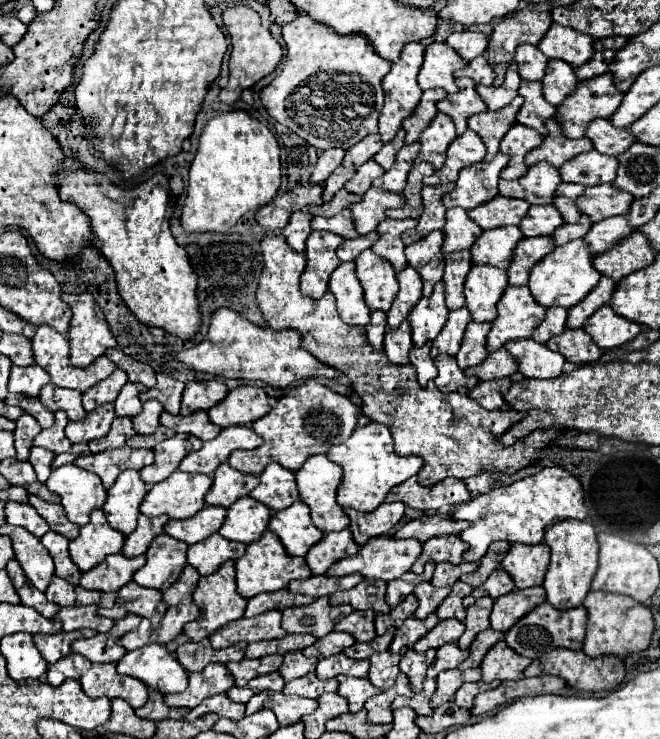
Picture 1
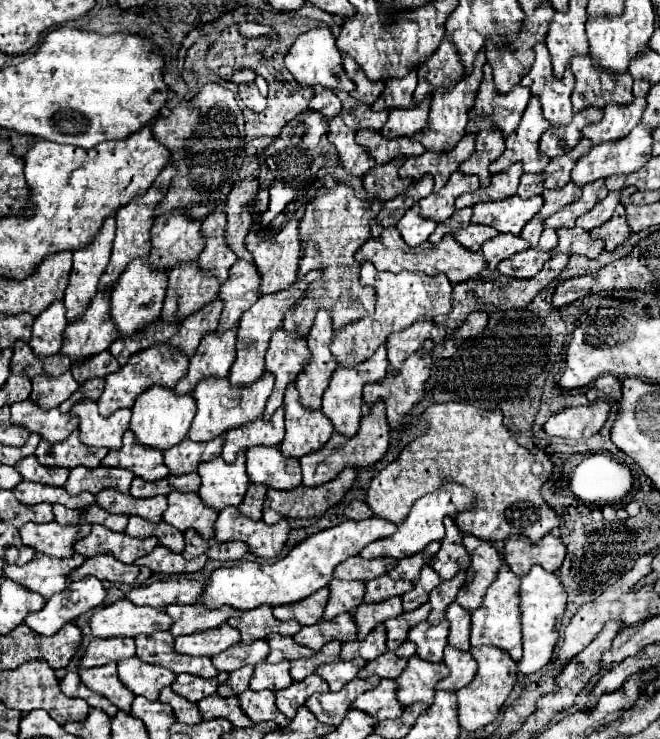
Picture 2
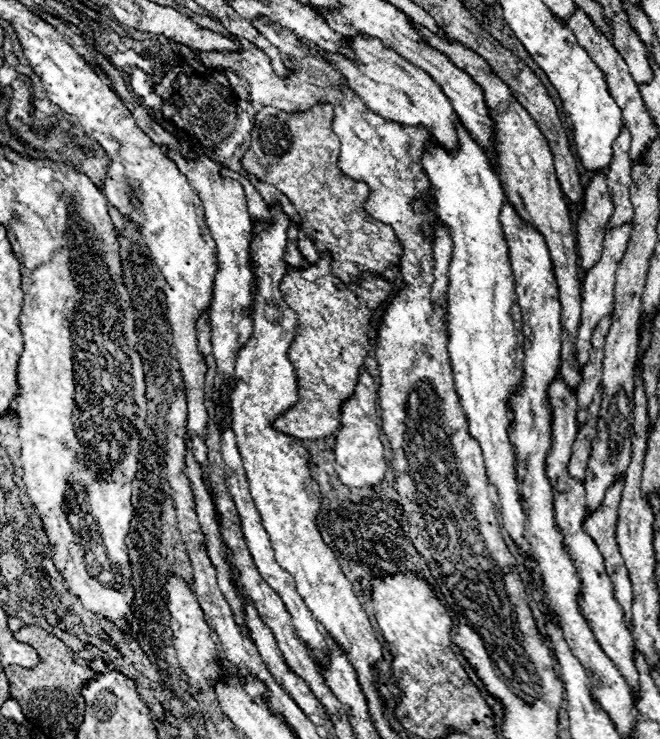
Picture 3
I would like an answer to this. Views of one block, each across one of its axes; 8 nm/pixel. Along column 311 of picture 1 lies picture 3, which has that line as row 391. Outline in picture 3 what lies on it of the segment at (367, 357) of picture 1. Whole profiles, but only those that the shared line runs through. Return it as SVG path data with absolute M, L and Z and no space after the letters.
M328 256L328 260L322 258L306 268L288 268L288 272L282 278L282 288L284 288L284 300L298 314L298 336L290 346L290 362L294 364L296 370L300 400L292 408L288 408L282 416L278 416L276 422L272 422L272 426L300 440L334 436L336 428L340 428L340 404L352 396L354 386L358 382L360 366L364 364L364 358L370 348L368 324L372 310L376 310L388 298L394 286L372 274L364 274L360 284L336 284L334 276L330 274L330 256Z

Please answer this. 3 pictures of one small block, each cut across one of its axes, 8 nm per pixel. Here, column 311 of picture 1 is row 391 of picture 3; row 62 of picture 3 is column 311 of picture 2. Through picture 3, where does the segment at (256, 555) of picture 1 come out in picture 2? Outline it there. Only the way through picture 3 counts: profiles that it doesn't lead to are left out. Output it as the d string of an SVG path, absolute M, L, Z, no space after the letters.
M376 402L376 406L372 406L368 416L362 418L356 438L344 438L340 434L334 434L322 450L300 458L302 486L314 488L314 486L326 484L326 482L334 480L344 468L368 468L384 458L384 454L388 452L388 446L390 446L390 426L386 422L384 404Z

